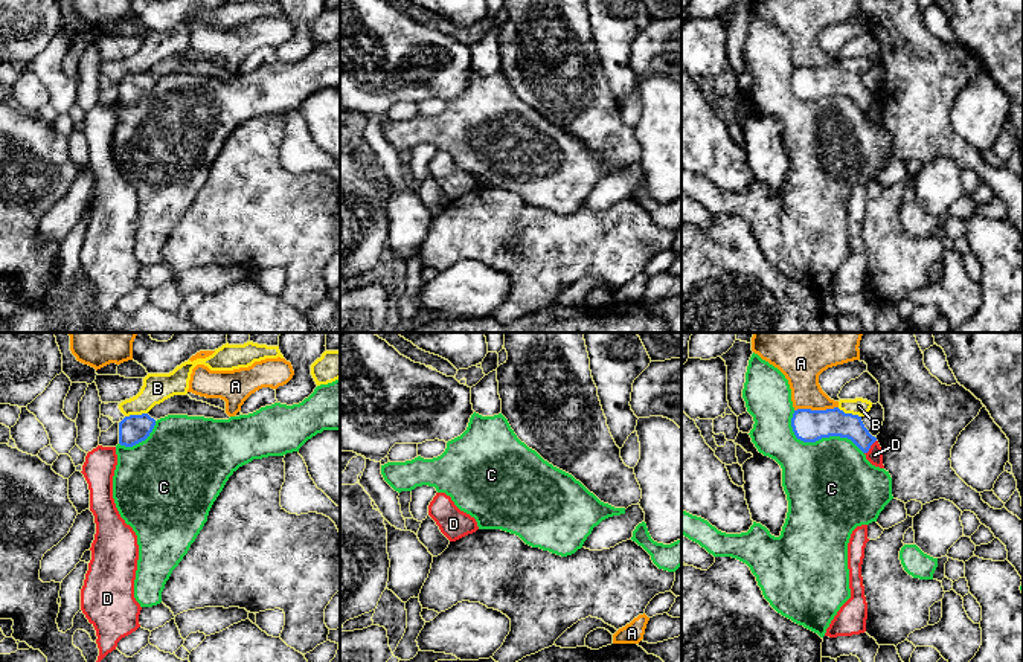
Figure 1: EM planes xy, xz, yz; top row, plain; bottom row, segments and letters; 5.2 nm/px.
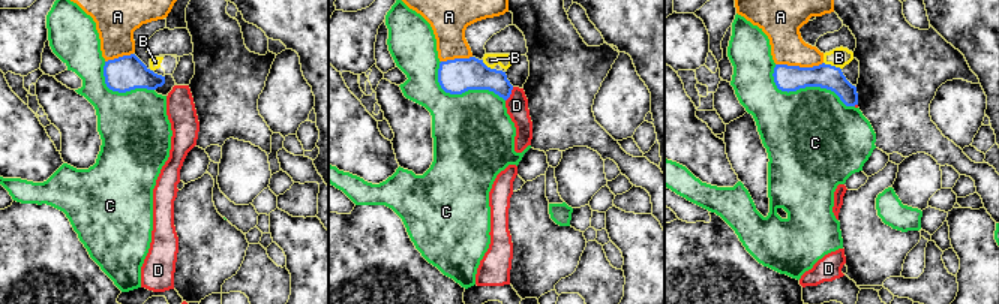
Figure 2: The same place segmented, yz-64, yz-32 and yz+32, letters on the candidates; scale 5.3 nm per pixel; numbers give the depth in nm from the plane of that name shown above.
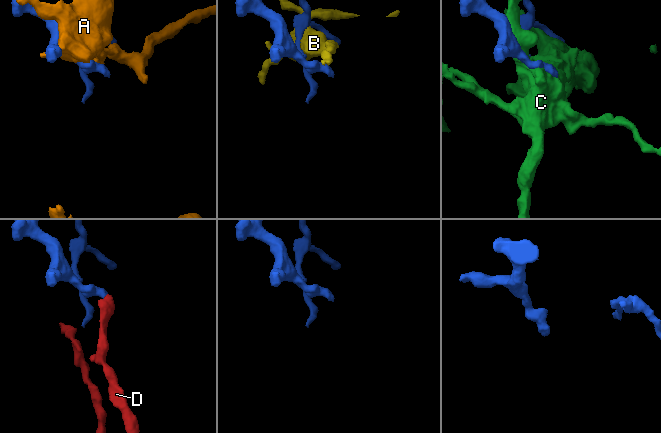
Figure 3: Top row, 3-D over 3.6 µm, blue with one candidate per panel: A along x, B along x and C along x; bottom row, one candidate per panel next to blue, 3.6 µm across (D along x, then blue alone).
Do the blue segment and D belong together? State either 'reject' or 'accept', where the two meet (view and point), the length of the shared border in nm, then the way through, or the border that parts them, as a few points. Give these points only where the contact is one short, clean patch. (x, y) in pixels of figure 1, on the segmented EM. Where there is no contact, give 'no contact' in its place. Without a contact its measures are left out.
reject; contact yz (869, 447); length 100 nm; border yz (875, 440), (865, 453)

